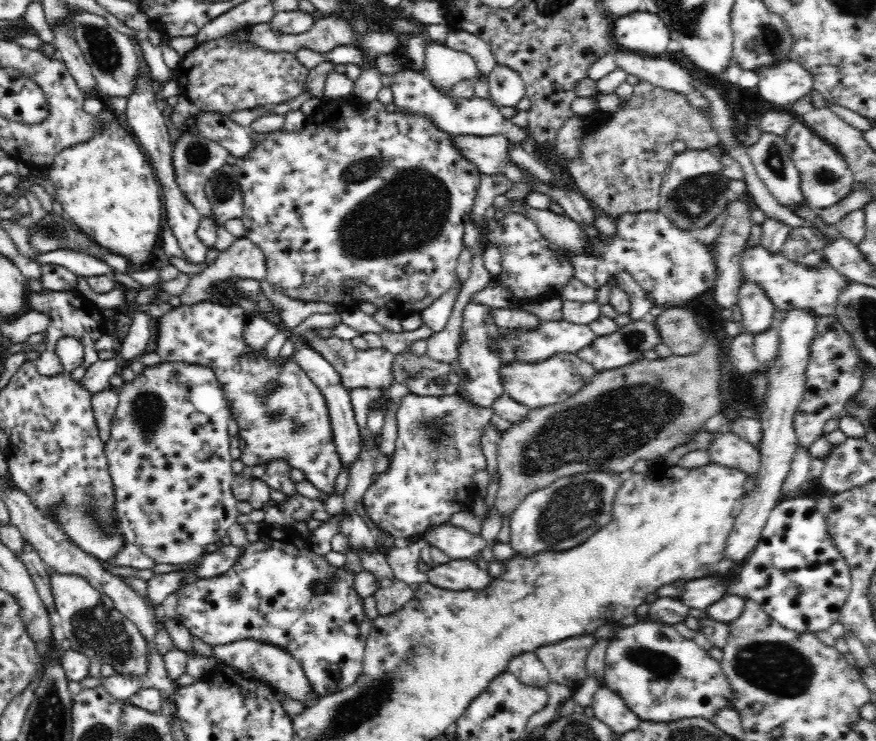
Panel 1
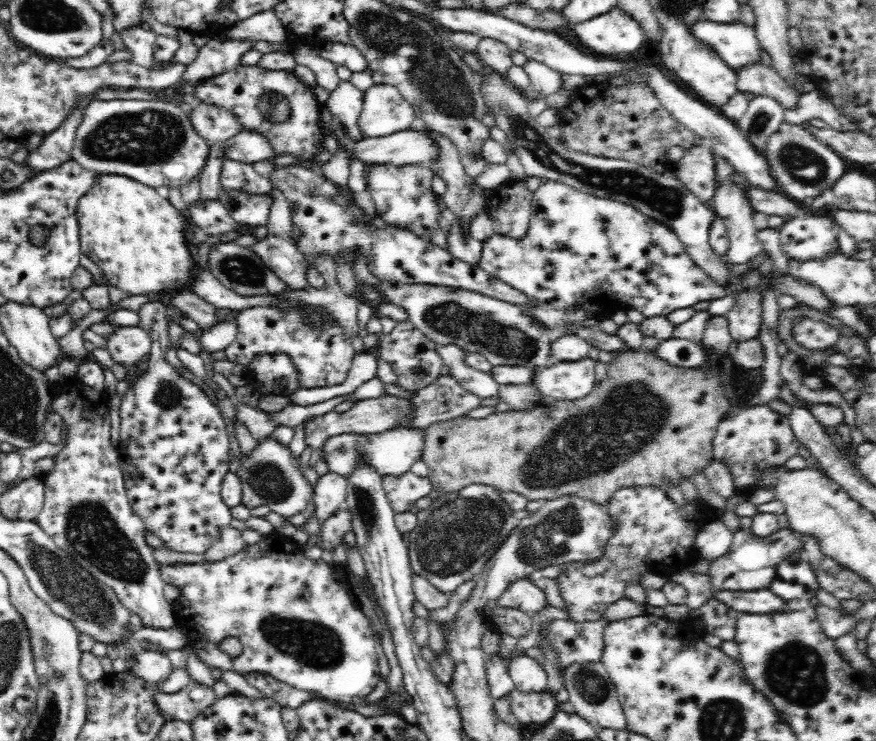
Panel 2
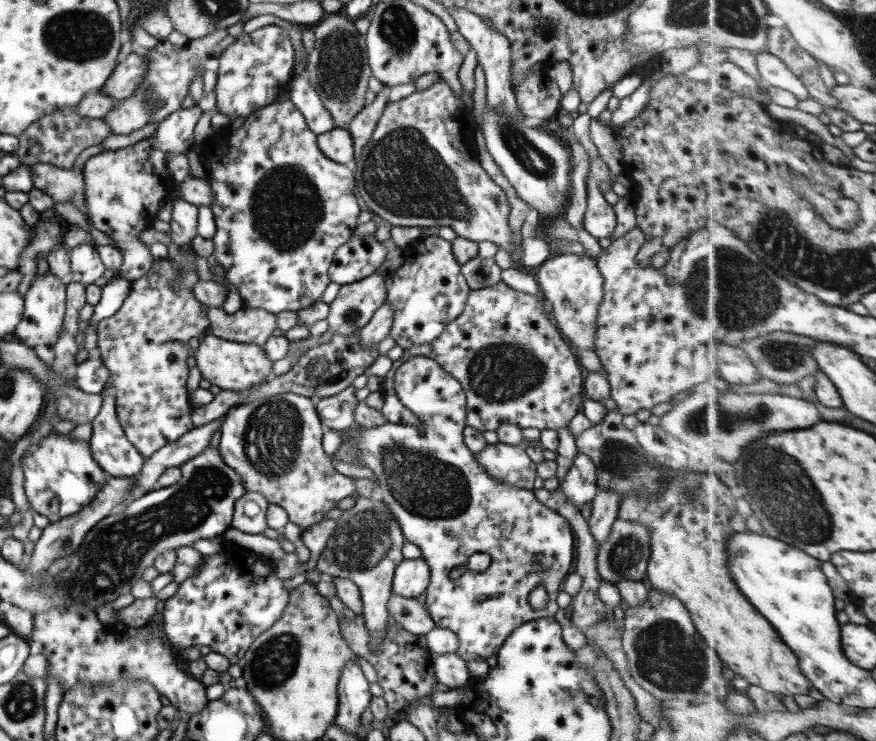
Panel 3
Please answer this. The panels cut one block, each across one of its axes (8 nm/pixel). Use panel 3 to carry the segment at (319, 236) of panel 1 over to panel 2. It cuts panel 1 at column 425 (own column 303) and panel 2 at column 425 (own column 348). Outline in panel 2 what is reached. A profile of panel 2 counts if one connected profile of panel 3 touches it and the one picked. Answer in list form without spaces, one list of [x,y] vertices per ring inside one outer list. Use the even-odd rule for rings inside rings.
[[[368,165],[368,188],[374,200],[375,210],[381,220],[394,226],[409,228],[424,240],[430,240],[430,232],[438,228],[440,208],[432,193],[432,171],[404,165]]]

